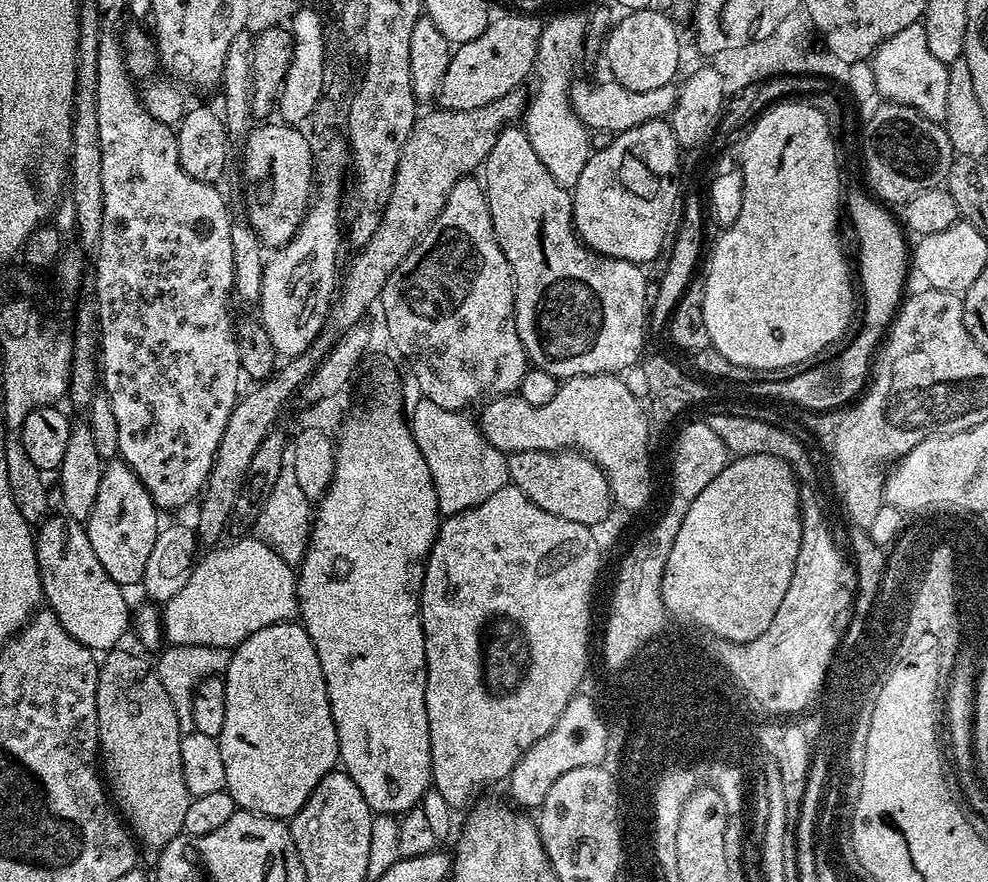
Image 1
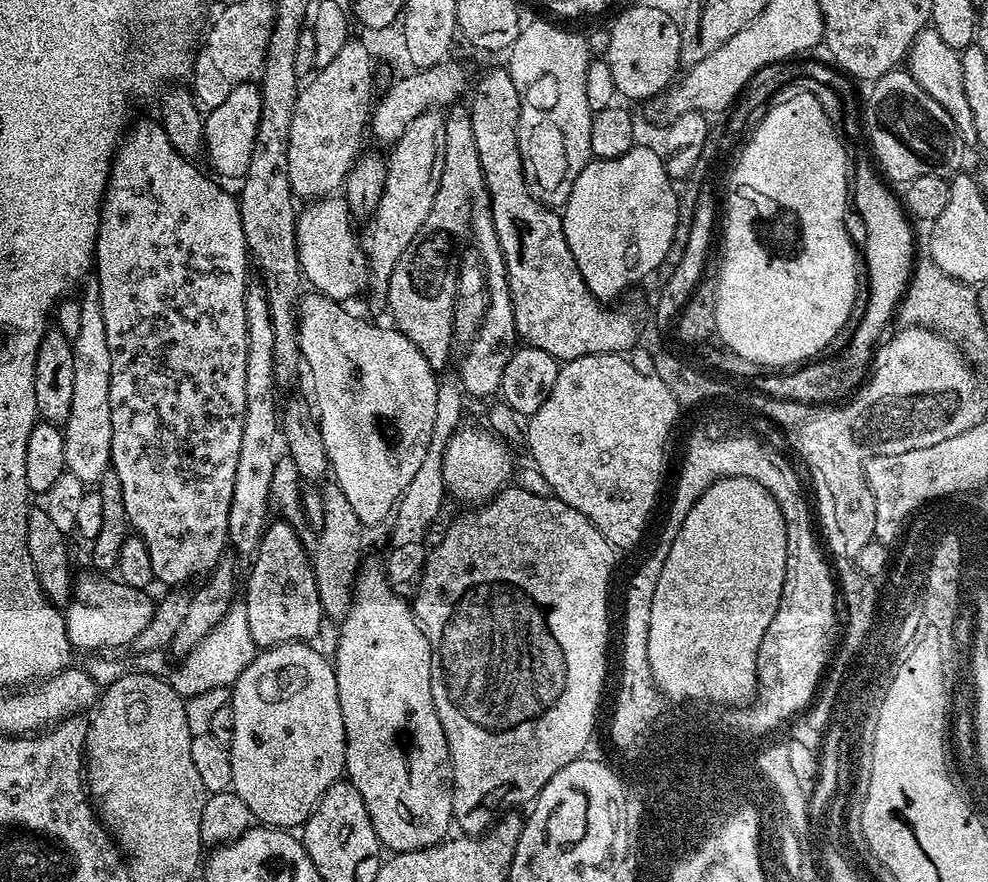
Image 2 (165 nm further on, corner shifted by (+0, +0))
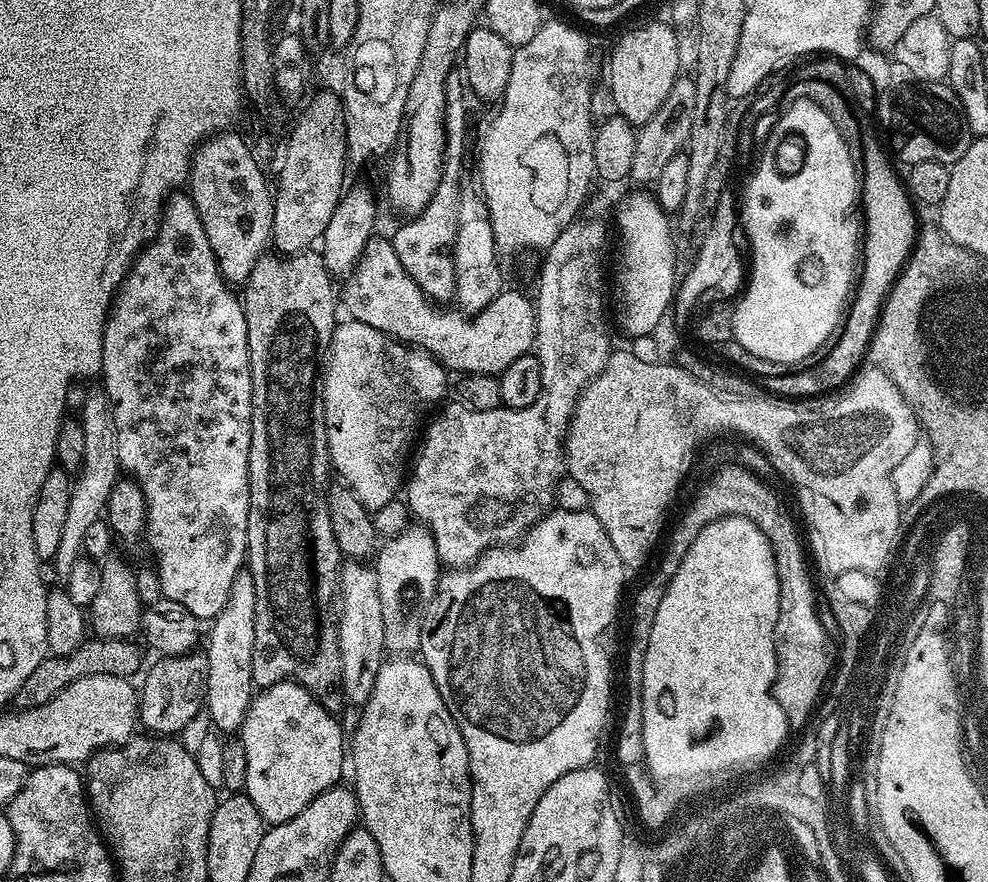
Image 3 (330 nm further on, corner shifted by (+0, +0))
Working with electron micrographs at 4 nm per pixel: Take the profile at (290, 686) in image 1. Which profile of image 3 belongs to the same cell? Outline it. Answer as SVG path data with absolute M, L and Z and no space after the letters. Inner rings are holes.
M283 680L277 684L271 684L269 688L257 691L253 695L252 703L244 716L244 720L241 722L238 739L246 746L246 782L244 783L244 792L250 798L250 802L254 802L254 806L261 818L264 819L265 825L271 826L282 822L290 822L290 818L294 818L294 814L306 810L306 806L310 806L310 802L314 802L314 798L318 798L318 794L322 794L327 788L335 788L341 783L340 775L343 774L344 768L346 772L346 732L344 736L339 722L320 704L323 703L317 697L313 696L311 692L307 692L302 685L295 684L293 680Z

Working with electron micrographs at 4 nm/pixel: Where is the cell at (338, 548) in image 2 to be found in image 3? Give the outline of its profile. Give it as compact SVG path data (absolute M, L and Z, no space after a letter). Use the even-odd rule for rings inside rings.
M349 559L341 567L338 585L338 638L342 654L342 696L356 706L362 706L374 690L378 670L383 666L386 653L382 631L382 598L378 598L378 578L371 563Z

